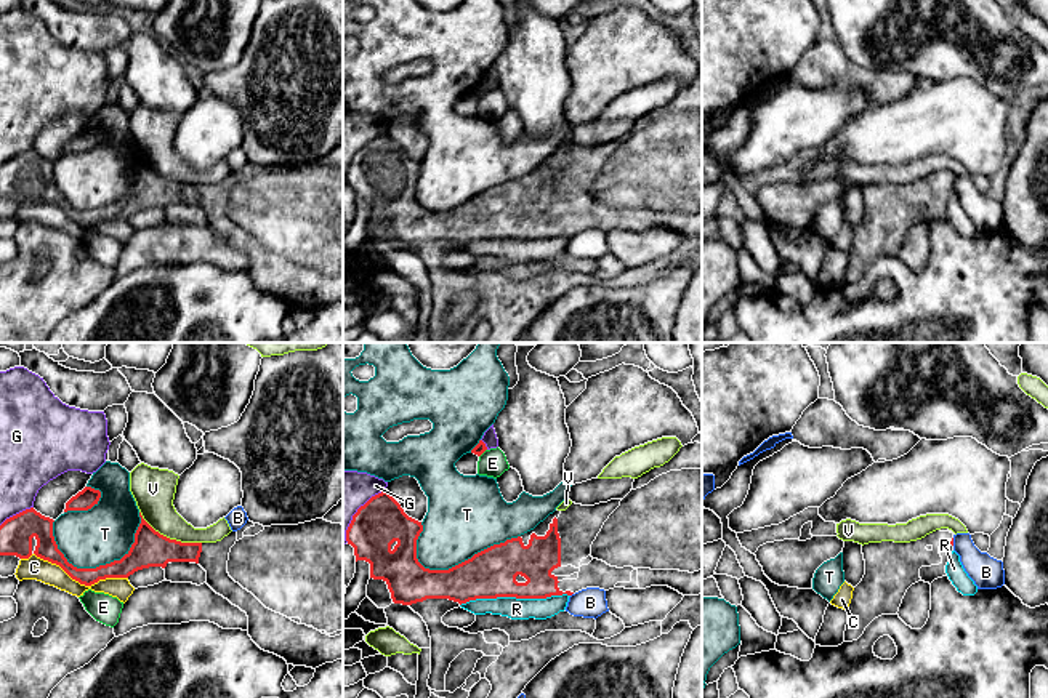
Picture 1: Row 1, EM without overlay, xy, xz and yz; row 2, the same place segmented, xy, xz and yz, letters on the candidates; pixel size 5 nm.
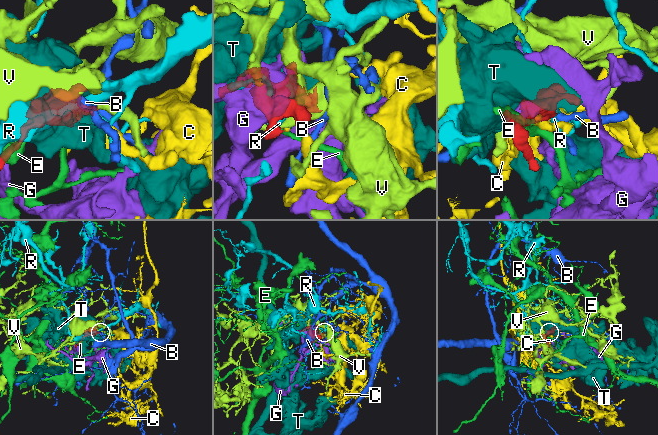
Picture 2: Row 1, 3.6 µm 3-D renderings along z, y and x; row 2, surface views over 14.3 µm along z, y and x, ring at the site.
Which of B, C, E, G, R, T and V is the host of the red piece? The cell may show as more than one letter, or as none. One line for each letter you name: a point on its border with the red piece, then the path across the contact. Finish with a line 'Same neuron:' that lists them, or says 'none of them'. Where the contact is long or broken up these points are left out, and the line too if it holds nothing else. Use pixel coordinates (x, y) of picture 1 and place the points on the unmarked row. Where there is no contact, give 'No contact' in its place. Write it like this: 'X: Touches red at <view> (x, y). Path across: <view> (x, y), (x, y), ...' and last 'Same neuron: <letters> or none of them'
Same neuron: none of them

